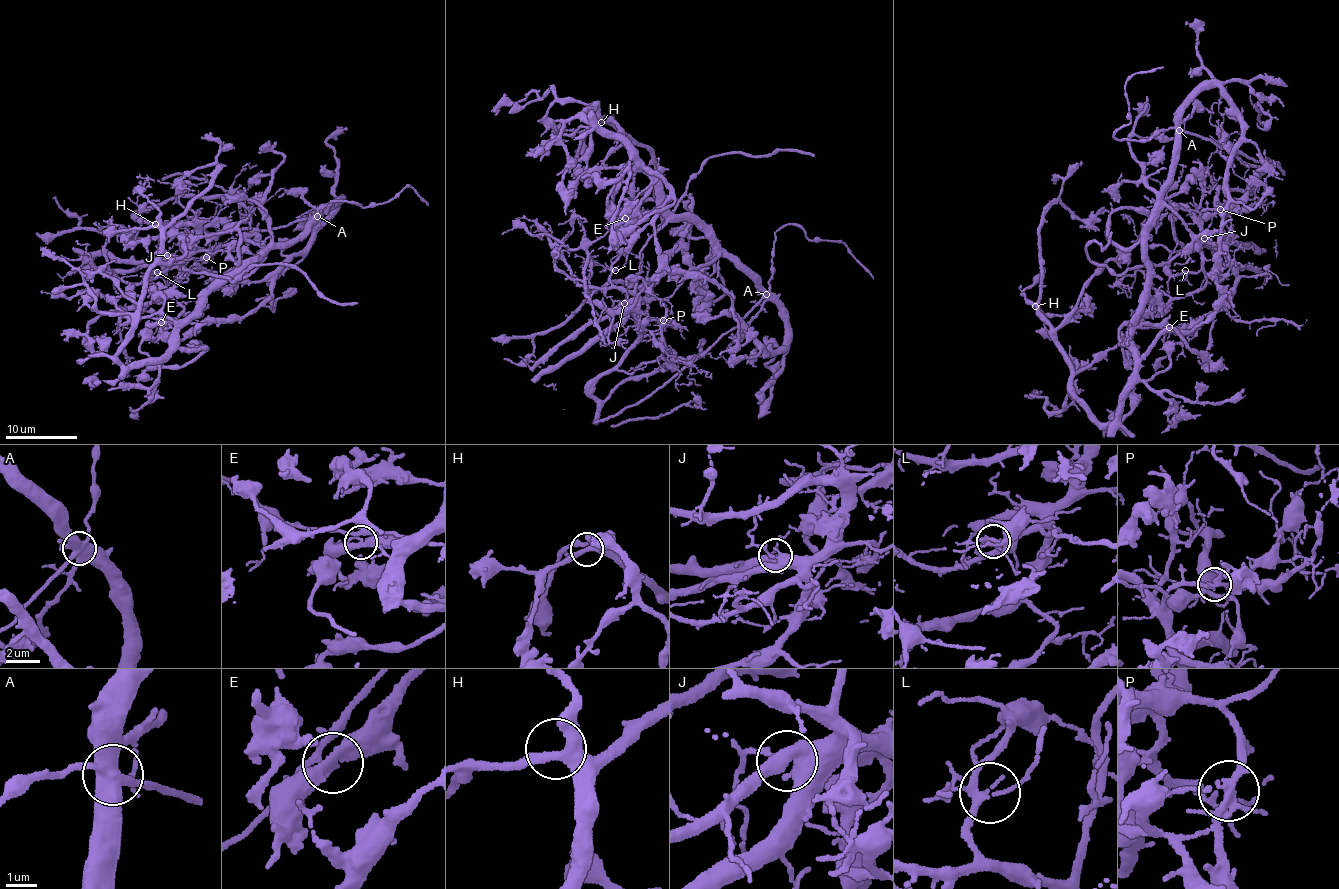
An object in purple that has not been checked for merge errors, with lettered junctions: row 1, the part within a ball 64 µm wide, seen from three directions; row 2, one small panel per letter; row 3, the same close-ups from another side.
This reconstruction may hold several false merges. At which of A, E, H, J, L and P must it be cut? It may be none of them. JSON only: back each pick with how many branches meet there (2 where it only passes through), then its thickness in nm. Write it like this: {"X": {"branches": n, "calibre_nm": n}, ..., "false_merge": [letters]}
{"A": {"branches": 6, "calibre_nm": 500}, "E": {"branches": 3, "calibre_nm": 320}, "P": {"branches": 5, "calibre_nm": 200}, "false_merge": ["A", "E", "P"]}

